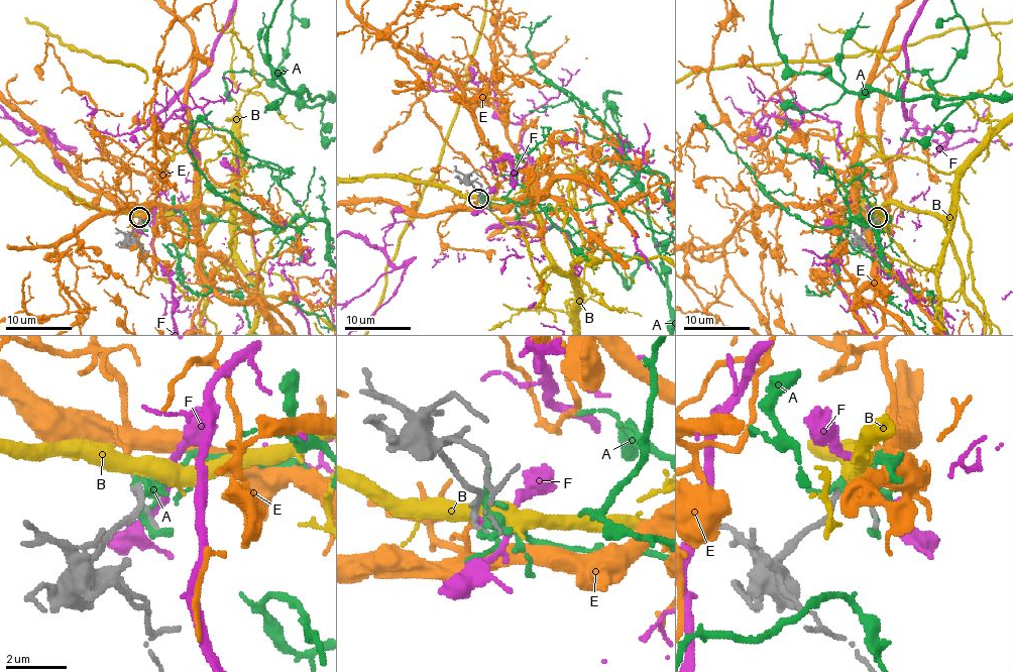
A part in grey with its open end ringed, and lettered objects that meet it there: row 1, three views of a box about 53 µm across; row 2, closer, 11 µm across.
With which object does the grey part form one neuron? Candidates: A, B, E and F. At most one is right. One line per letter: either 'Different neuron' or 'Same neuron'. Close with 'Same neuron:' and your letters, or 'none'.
A: Different neuron
B: Different neuron
E: Same neuron
F: Different neuron
Same neuron: E

